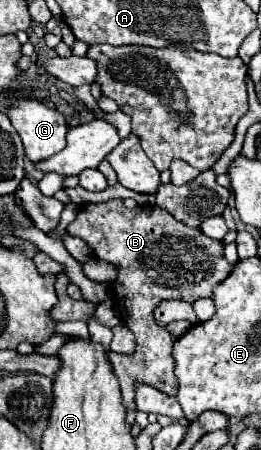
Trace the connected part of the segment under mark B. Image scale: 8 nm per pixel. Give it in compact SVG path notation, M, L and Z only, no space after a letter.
M110 199L106 203L88 203L88 205L80 207L76 219L68 225L68 233L74 235L74 237L80 237L82 241L86 241L94 249L94 255L98 259L104 259L104 261L118 267L118 279L110 285L114 295L116 295L114 303L118 305L120 319L136 335L136 353L132 355L132 359L130 359L130 355L116 355L112 351L108 353L108 357L112 361L112 367L114 367L114 373L116 373L116 377L120 381L124 405L126 407L136 407L134 405L134 387L136 387L136 383L146 383L150 387L160 389L166 395L176 395L178 383L176 383L174 359L172 359L172 347L176 343L176 337L172 337L164 325L156 323L154 309L164 299L180 299L180 301L194 303L196 299L212 297L212 289L218 283L222 283L222 279L228 277L232 273L232 267L234 267L228 261L224 261L222 243L206 237L200 229L190 229L184 223L172 219L172 215L168 215L160 207L142 207L142 205L138 205L134 209L128 209L128 207L124 207L122 199Z

